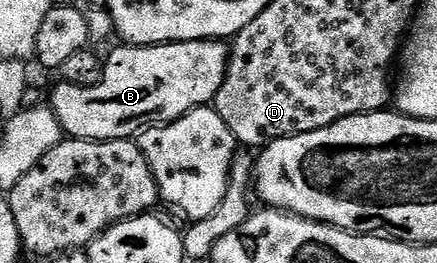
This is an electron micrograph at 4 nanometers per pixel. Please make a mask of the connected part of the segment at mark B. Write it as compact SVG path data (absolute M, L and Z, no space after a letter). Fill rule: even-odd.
M222 40L178 41L172 45L129 45L106 54L103 77L97 84L77 87L59 83L51 93L49 104L63 125L68 138L81 141L122 141L134 138L153 125L166 125L189 111L202 109L214 102L217 91L225 79L229 49Z

